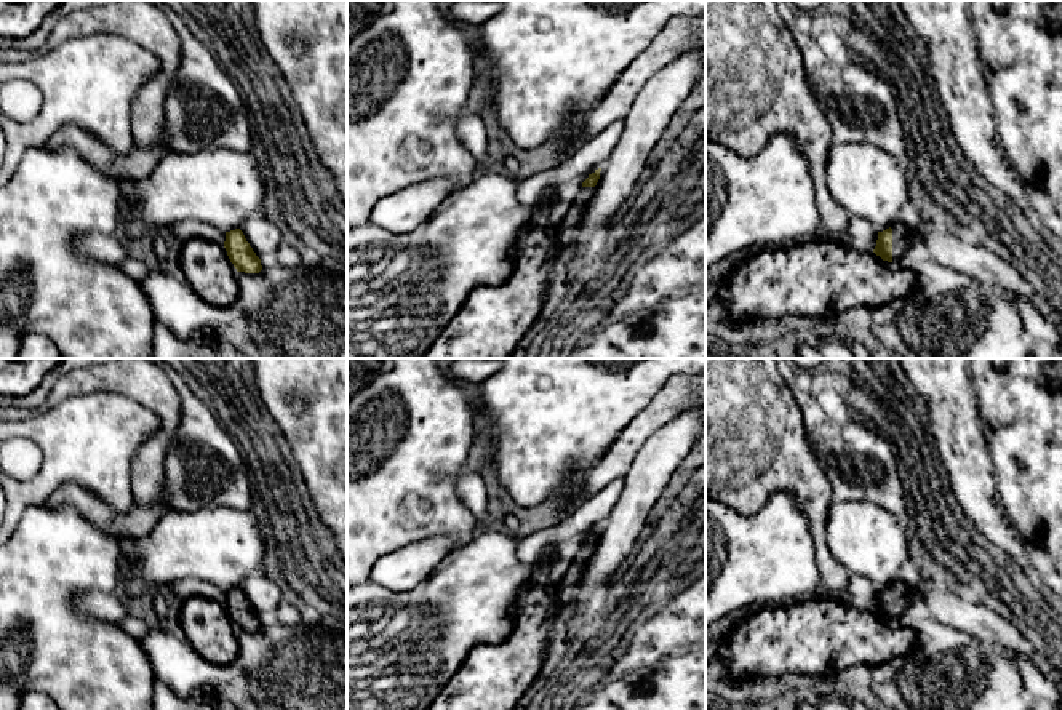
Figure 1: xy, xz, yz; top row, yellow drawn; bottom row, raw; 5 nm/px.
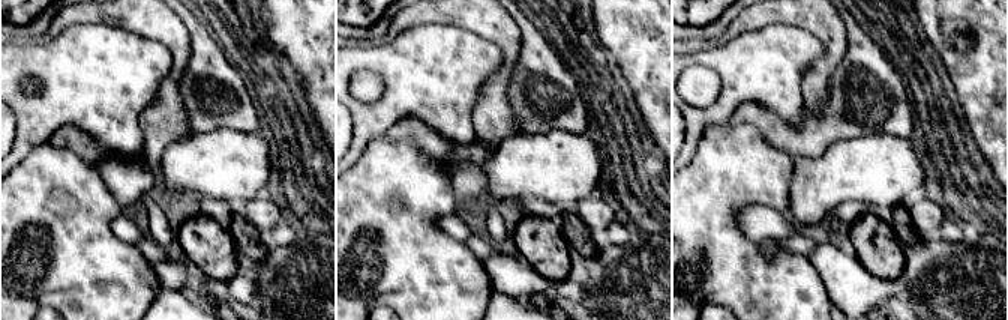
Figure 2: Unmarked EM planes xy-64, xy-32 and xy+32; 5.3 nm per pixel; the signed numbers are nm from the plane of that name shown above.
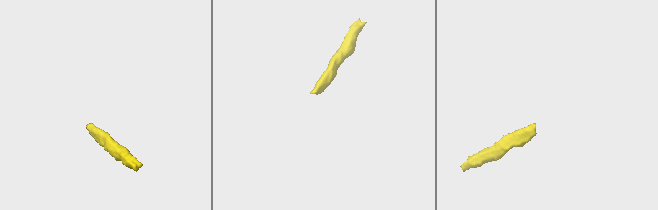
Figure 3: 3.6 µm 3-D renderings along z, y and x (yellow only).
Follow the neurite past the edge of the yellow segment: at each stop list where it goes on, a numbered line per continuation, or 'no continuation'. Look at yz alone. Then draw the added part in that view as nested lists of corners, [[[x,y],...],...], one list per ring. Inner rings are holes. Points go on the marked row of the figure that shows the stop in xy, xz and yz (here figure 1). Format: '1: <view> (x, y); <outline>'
1: yz (901, 243); [[[894,222],[891,229],[892,229],[892,261],[899,261],[902,254],[910,248],[908,241],[910,232],[900,222]]]

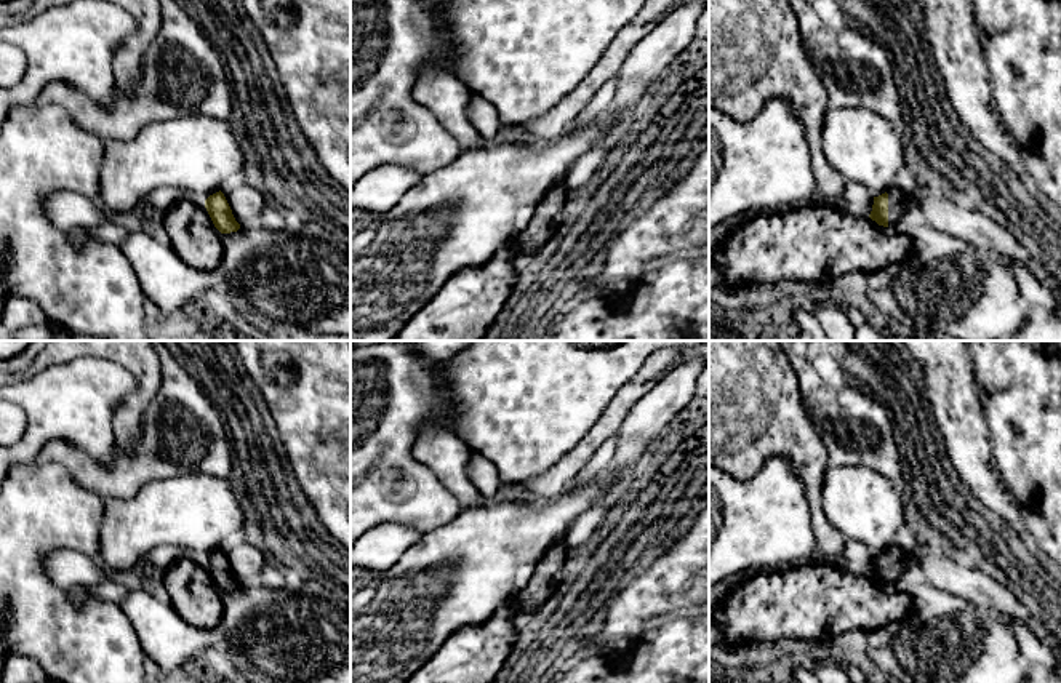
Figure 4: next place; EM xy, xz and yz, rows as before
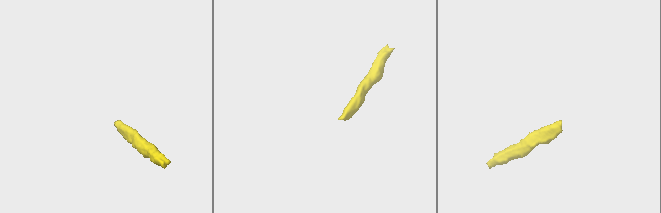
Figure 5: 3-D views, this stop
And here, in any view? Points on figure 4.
1: yz (896, 208); [[[890,187],[887,194],[888,194],[888,226],[895,226],[898,219],[906,213],[904,206],[906,197],[896,187]]]

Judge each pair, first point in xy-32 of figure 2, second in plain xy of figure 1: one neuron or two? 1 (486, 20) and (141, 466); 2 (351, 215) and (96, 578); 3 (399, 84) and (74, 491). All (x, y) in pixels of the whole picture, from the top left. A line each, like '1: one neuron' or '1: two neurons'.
1: one neuron
2: one neuron
3: two neurons

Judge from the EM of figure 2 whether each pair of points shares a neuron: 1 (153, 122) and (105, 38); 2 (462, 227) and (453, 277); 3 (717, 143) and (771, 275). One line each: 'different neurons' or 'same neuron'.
1: different neurons
2: different neurons
3: same neuron

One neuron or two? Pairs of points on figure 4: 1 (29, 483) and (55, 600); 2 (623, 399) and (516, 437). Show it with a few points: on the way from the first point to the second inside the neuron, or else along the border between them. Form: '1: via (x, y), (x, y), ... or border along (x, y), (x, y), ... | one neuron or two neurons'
1: via (29, 512), (29, 571) | one neuron
2: border along (632, 376), (584, 434) | two neurons

